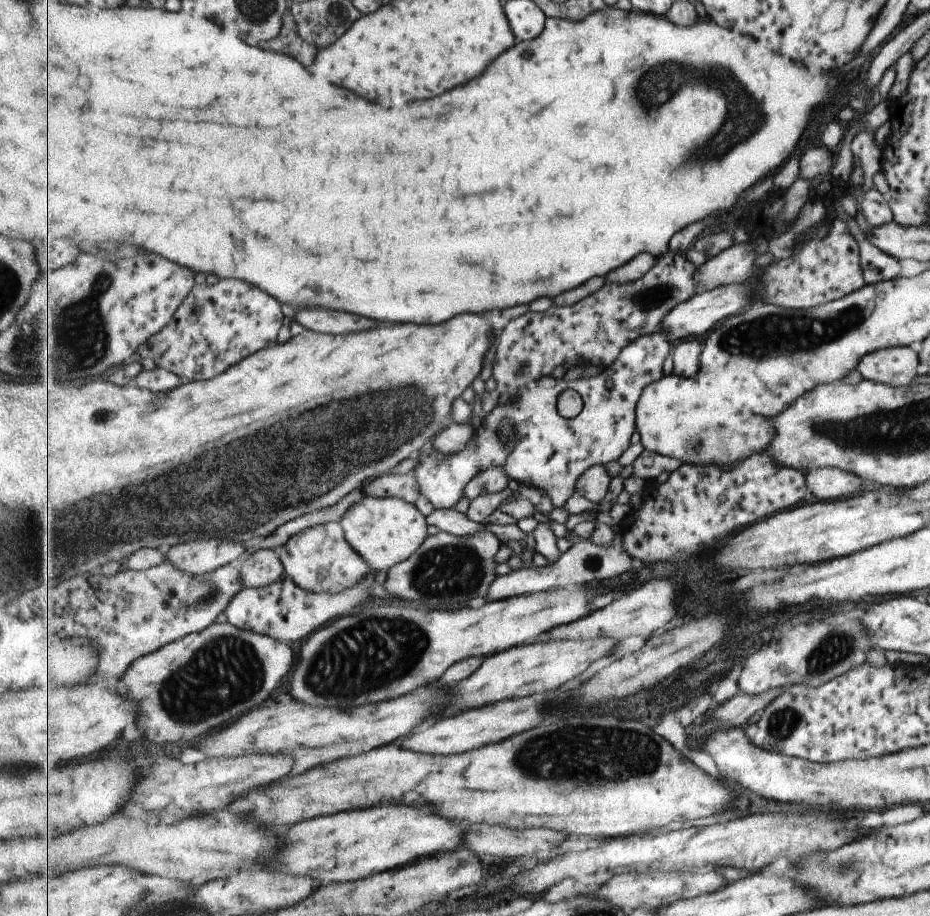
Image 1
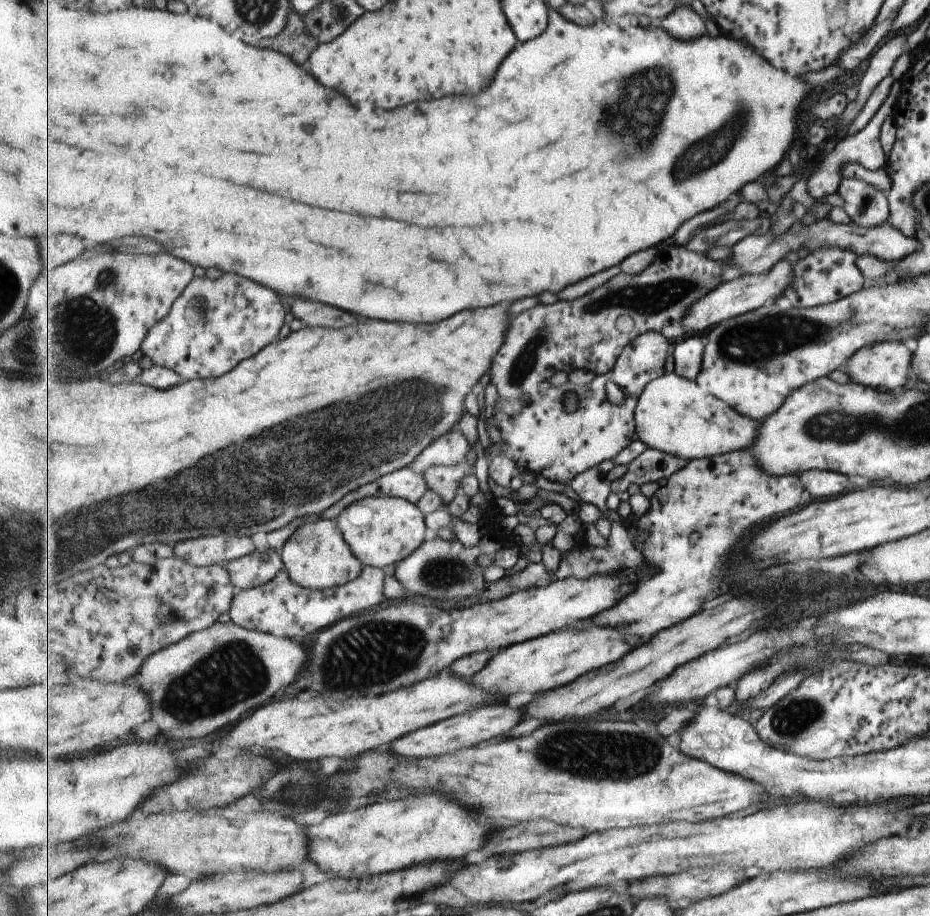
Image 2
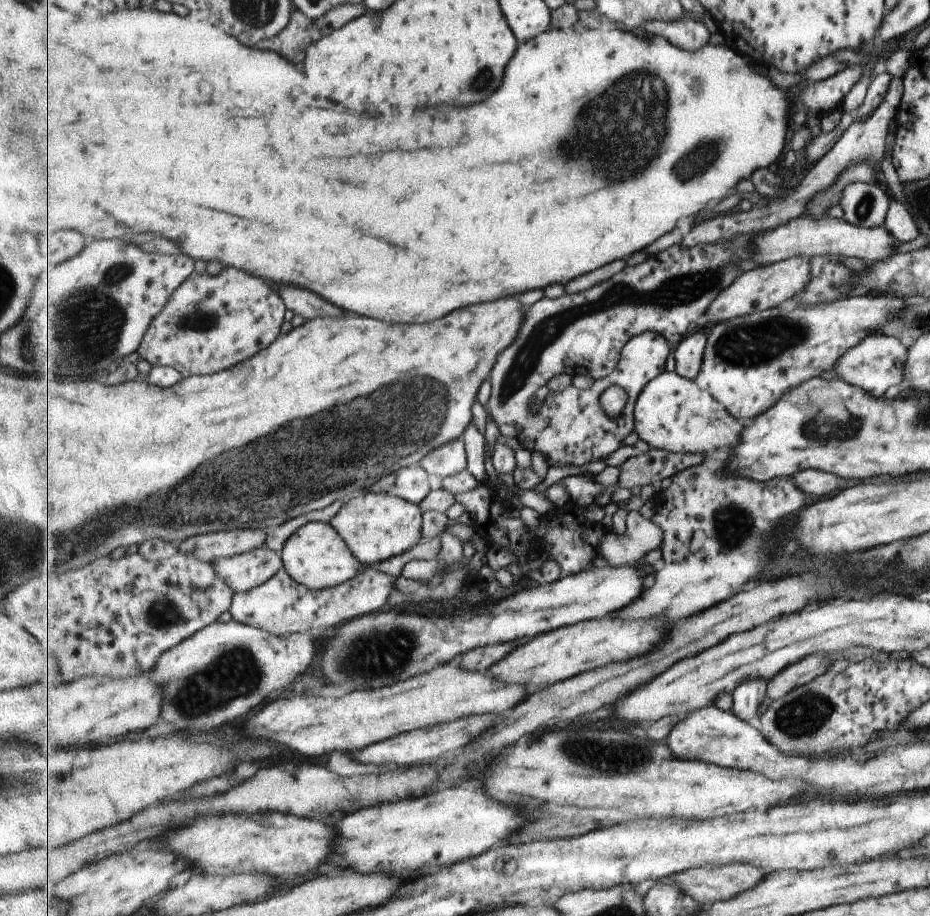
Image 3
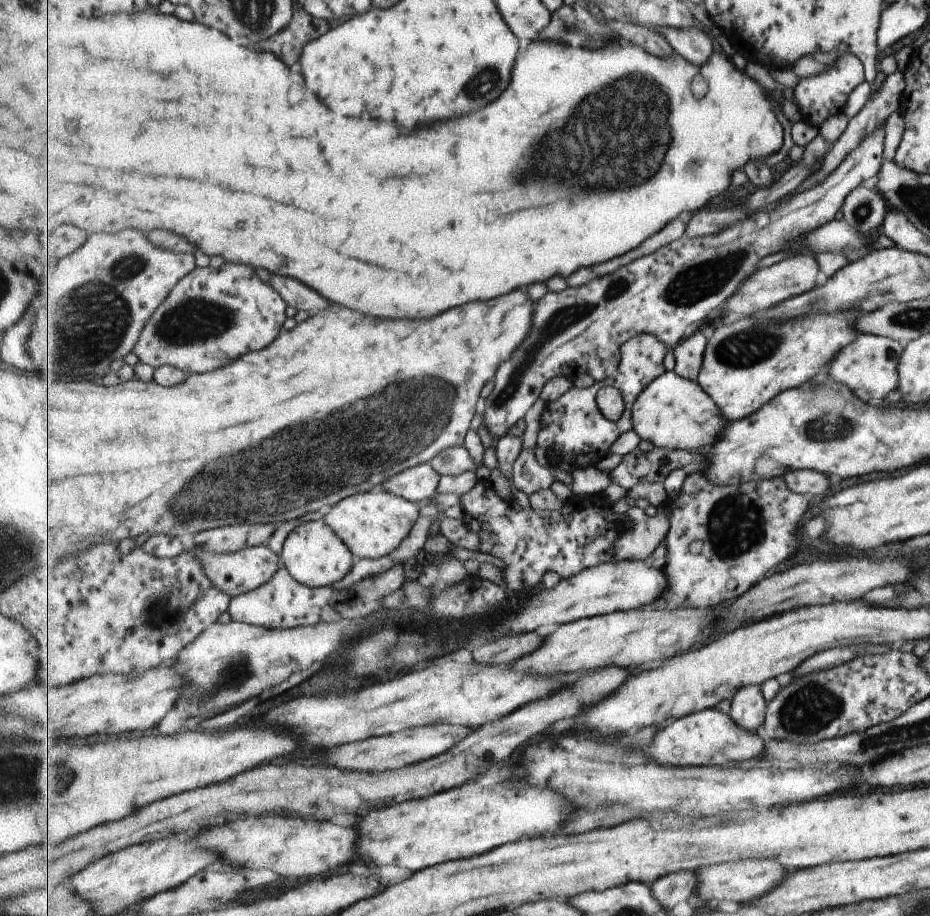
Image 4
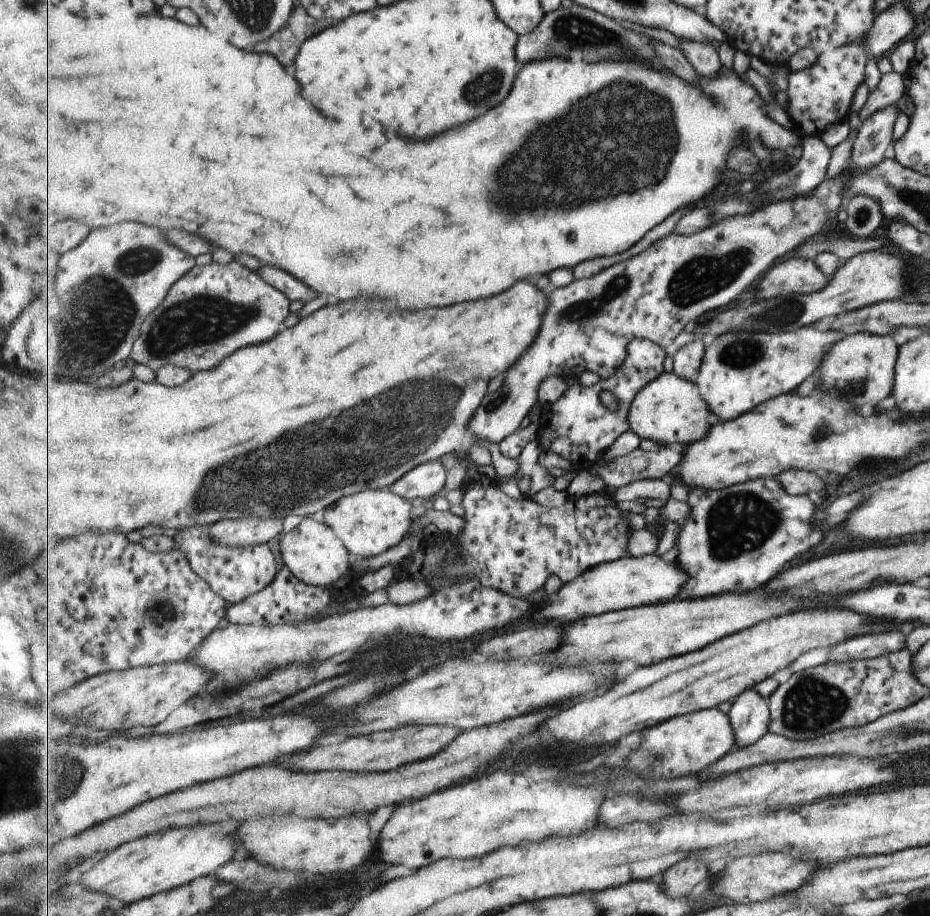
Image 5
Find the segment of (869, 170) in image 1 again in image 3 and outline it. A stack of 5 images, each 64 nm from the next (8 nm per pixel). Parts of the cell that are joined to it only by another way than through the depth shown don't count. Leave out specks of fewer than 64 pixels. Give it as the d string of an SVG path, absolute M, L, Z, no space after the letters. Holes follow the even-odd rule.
M891 77L886 93L878 104L876 109L861 123L853 122L840 135L838 140L829 148L829 150L821 156L814 164L812 164L805 174L804 179L799 183L794 191L787 195L785 200L775 202L767 208L759 208L755 206L751 212L735 212L735 214L725 214L725 216L717 216L717 218L709 218L697 226L693 226L686 237L683 239L683 244L686 247L698 247L701 245L713 245L717 242L729 242L733 238L739 236L747 236L753 232L765 232L771 228L777 228L781 224L787 224L793 218L799 218L803 214L806 201L813 199L815 195L820 195L837 182L839 175L850 165L858 165L867 163L878 165L883 155L883 146L885 142L887 123L895 114L896 108L900 103L902 95L902 80L901 78Z

